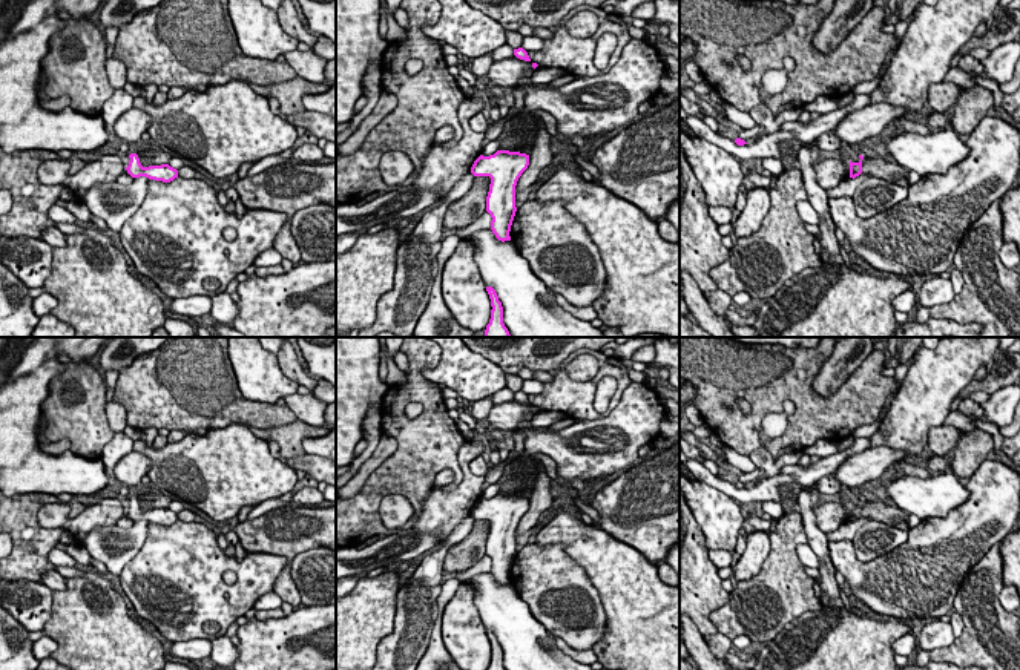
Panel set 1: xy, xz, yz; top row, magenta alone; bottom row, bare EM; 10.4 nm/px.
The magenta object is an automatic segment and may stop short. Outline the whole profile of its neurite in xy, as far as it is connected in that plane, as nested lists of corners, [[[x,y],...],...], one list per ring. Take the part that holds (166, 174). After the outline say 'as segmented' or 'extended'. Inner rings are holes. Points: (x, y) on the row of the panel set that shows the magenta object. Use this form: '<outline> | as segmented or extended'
[[[130,153],[129,158],[130,161],[126,170],[132,178],[146,176],[163,182],[170,182],[178,178],[178,170],[169,164],[143,167],[137,153]]] | as segmented

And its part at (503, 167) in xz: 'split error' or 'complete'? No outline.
complete

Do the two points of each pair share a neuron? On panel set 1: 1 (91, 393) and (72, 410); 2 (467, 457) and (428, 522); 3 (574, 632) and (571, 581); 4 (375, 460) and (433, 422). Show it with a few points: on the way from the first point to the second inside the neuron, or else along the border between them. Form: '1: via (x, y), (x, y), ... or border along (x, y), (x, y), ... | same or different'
1: via (86, 397), (77, 405) | same
2: via (467, 474), (467, 486), (445, 508) | same
3: via (574, 620), (571, 594) | same
4: border along (393, 436), (398, 448), (373, 471) | different

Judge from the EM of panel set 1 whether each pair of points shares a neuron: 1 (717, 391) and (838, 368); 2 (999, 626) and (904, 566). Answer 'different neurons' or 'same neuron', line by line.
1: different neurons
2: different neurons

